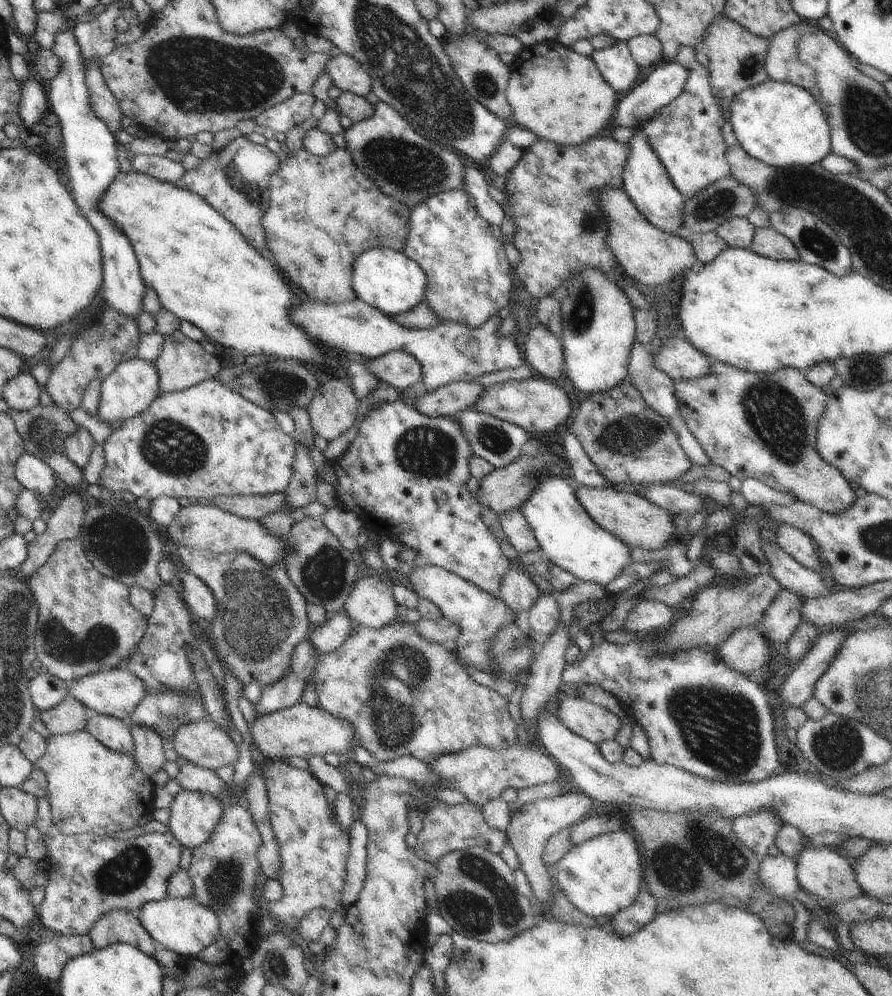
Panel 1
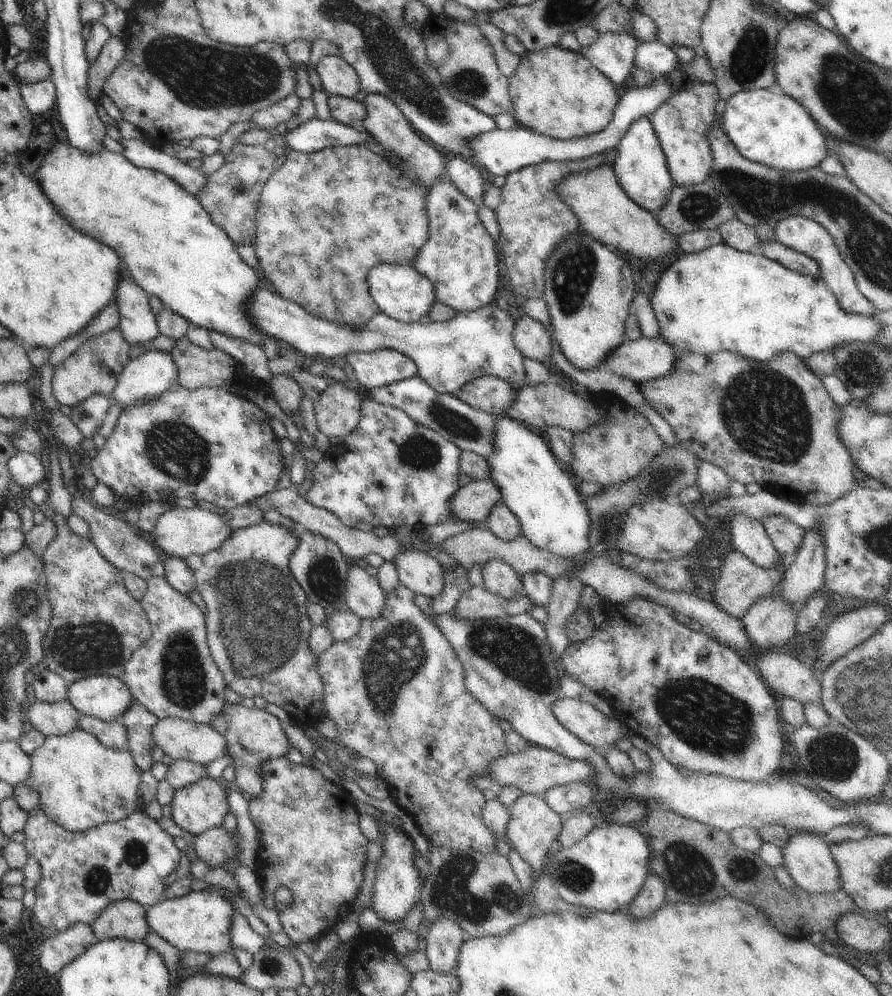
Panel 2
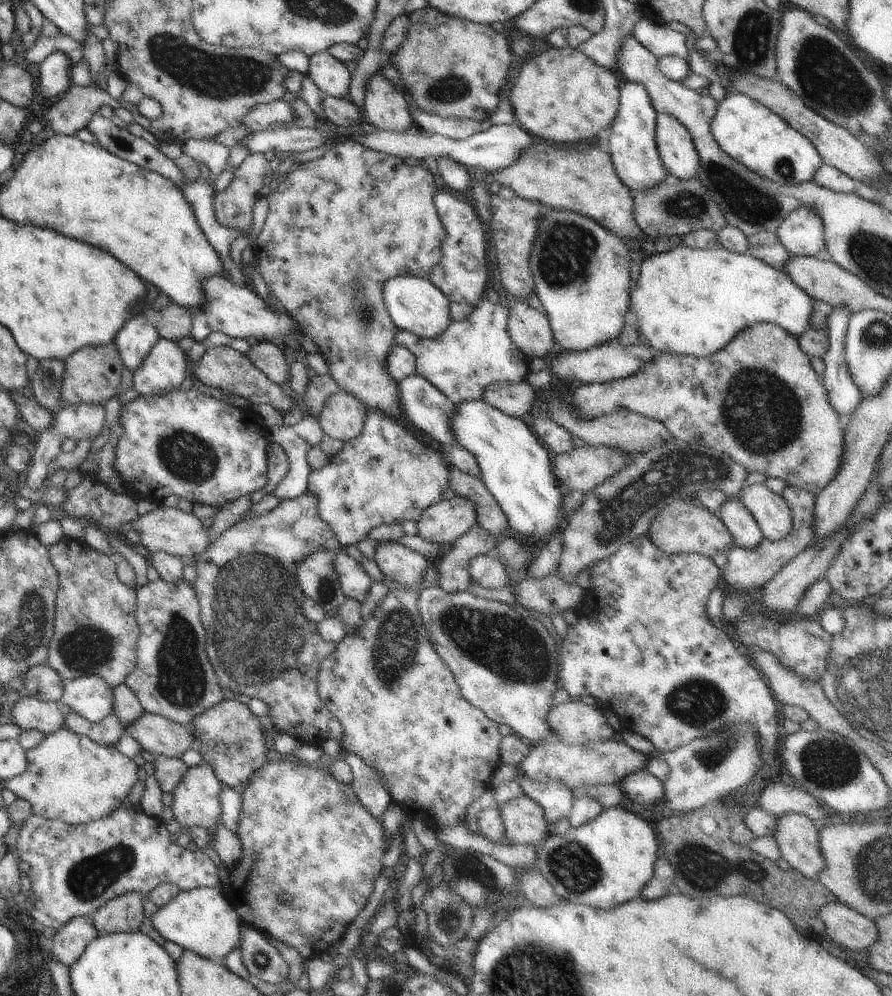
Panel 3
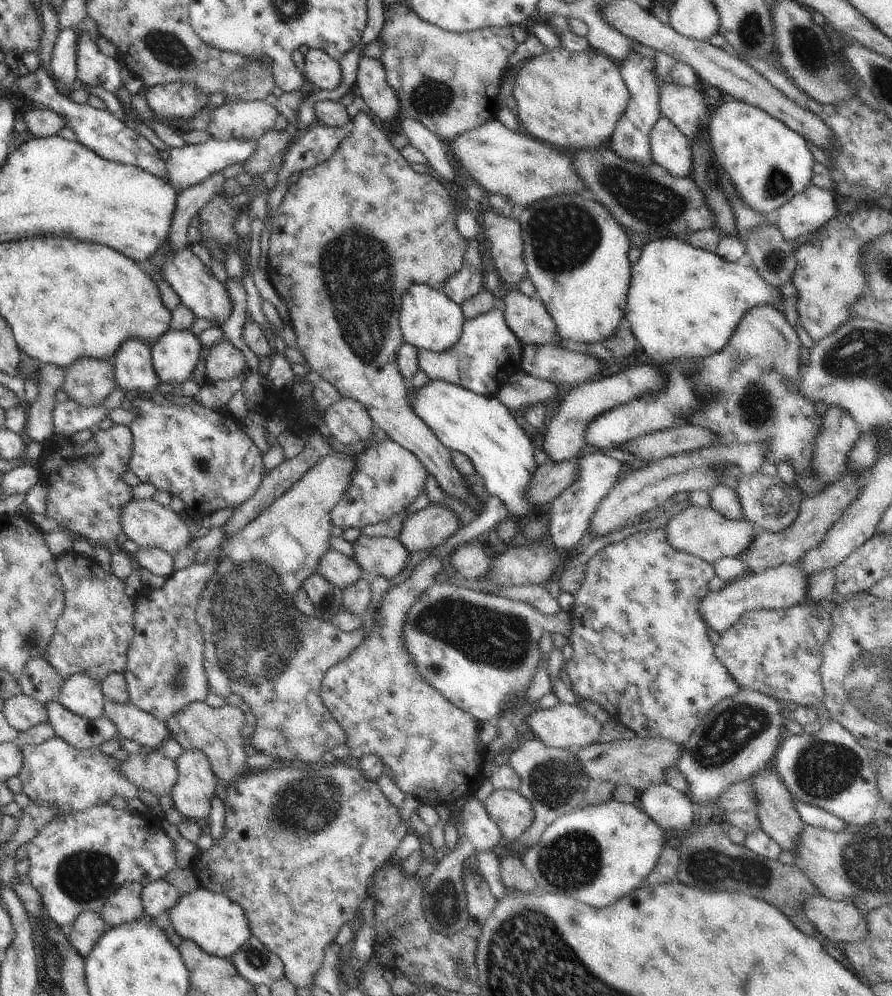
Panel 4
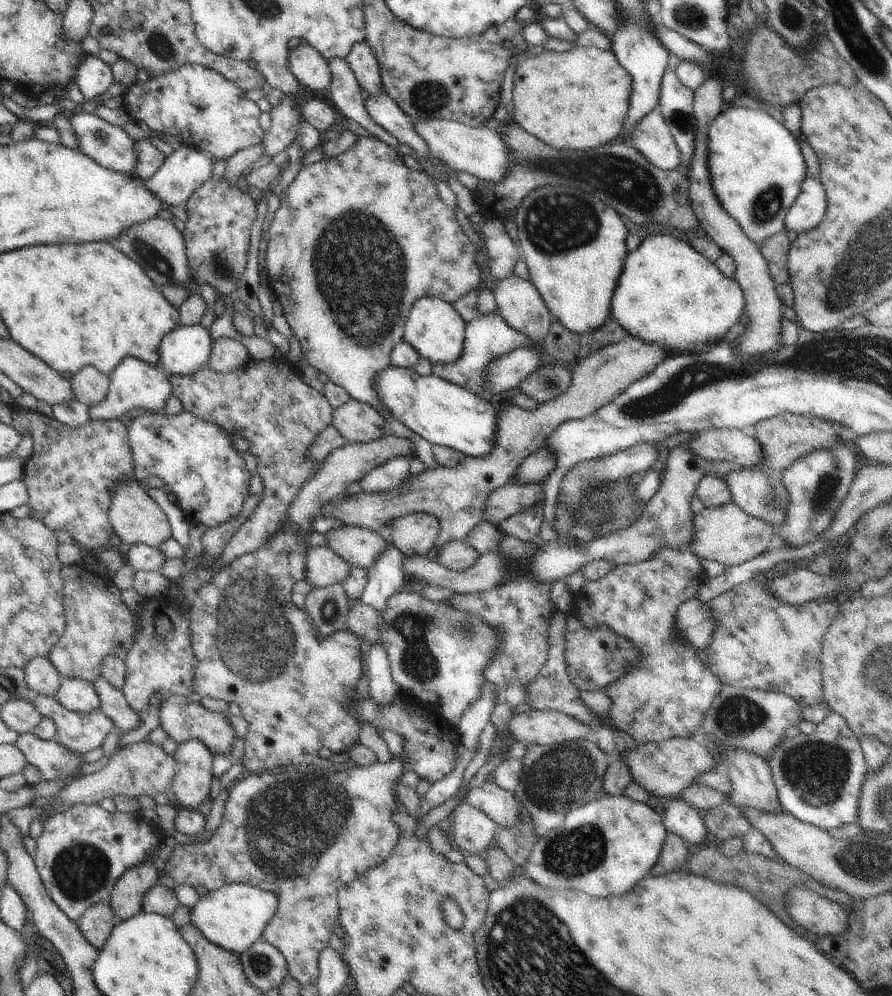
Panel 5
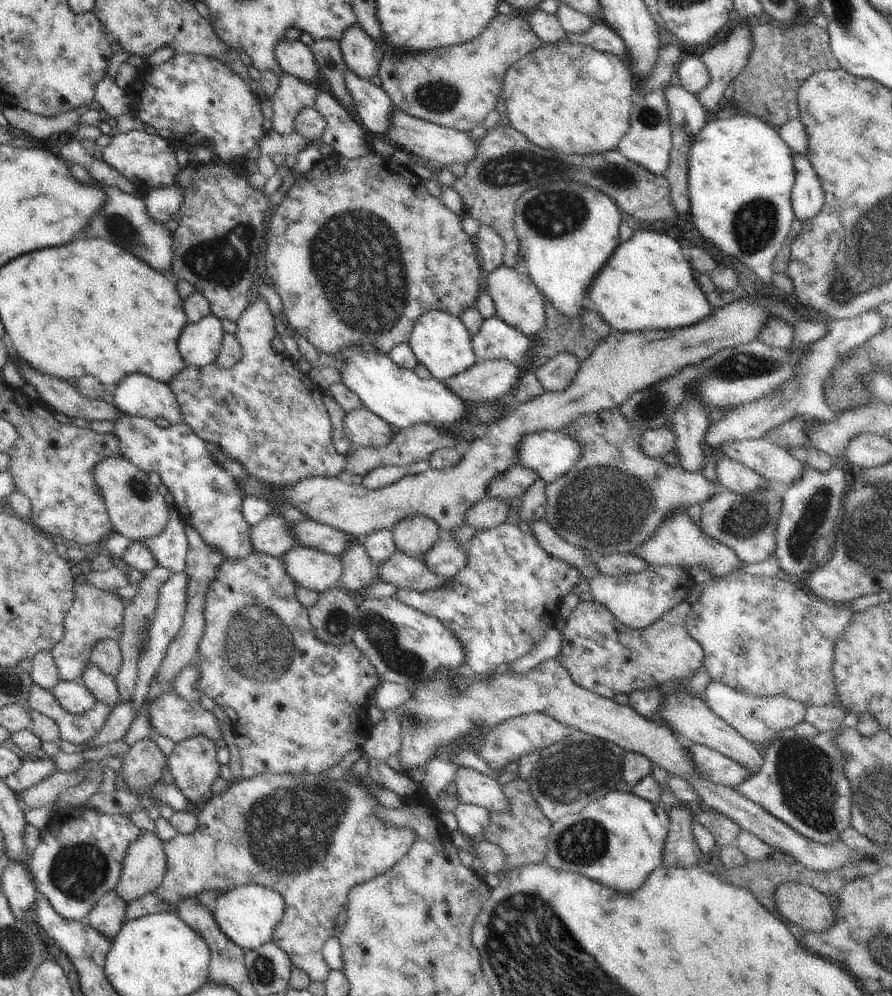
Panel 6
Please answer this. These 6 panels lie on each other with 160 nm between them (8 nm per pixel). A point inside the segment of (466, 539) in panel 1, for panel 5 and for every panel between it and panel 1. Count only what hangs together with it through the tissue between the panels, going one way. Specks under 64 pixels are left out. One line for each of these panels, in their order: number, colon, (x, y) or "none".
2: (393, 471)
3: (386, 475)
4: (388, 479)
5: (385, 477)

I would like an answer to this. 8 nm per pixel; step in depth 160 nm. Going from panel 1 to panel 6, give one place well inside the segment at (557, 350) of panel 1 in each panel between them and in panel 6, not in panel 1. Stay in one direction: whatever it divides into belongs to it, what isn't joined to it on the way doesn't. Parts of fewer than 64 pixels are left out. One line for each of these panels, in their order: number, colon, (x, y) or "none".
2: (531, 338)
3: (530, 330)
4: (526, 316)
5: (519, 303)
6: (518, 302)

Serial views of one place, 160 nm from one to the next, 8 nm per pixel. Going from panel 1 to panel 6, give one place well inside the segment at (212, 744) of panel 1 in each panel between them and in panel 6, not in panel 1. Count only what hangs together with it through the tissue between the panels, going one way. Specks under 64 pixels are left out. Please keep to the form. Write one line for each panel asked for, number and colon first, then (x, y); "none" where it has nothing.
2: (180, 739)
3: (158, 735)
4: (132, 723)
5: (113, 702)
6: (104, 687)

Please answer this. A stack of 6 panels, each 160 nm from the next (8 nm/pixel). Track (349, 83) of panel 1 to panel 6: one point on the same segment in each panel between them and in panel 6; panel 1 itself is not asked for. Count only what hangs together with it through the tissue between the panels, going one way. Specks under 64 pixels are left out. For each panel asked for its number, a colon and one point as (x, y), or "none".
2: (337, 76)
3: (330, 75)
4: (323, 72)
5: (312, 70)
6: (295, 58)

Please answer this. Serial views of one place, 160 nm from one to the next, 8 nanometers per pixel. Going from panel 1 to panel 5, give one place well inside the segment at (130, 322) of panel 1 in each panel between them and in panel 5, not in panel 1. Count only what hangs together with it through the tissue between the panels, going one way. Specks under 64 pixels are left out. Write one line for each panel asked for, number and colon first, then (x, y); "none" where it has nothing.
2: (94, 367)
3: (92, 375)
4: (88, 381)
5: (89, 385)

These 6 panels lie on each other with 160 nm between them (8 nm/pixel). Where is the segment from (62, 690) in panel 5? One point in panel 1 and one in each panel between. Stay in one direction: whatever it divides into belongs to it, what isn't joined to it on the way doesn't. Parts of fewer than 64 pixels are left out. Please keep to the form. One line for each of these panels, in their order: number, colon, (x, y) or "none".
1: (117, 692)
2: (104, 697)
3: (90, 696)
4: (81, 694)

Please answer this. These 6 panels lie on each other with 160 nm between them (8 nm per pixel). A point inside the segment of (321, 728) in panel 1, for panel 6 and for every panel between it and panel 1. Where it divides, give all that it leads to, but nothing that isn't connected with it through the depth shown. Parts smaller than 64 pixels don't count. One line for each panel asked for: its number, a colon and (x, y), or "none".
2: (254, 736)
3: (229, 737)
4: (215, 731)
5: (183, 720)
6: (172, 716)

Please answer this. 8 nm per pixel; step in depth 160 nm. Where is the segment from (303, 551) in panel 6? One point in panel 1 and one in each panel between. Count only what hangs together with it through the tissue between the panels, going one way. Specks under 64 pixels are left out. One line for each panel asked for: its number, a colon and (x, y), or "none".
1: (371, 603)
2: (364, 596)
3: (355, 582)
4: (339, 569)
5: (323, 567)

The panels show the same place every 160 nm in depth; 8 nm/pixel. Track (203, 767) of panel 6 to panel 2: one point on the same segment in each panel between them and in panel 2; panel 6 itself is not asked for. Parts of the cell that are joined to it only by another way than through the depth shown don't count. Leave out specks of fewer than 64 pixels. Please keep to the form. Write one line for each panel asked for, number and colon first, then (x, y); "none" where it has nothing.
2: (198, 807)
3: (196, 803)
4: (191, 795)
5: (192, 782)

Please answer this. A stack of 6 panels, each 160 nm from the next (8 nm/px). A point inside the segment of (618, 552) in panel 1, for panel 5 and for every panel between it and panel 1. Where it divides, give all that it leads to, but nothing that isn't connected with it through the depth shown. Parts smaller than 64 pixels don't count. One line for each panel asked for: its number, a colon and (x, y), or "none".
2: (534, 485)
3: (518, 472)
4: (481, 427)
5: (443, 413)

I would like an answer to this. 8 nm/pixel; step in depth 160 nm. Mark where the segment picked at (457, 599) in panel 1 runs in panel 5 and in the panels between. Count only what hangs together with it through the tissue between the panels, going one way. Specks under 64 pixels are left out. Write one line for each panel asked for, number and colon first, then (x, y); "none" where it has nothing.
2: (420, 572)
3: (398, 562)
4: (376, 556)
5: (358, 547)

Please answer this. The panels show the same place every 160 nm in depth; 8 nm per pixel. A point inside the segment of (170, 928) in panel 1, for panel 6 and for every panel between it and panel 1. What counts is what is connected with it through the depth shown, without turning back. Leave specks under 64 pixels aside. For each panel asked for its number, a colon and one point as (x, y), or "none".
2: (201, 921)
3: (203, 920)
4: (213, 920)
5: (234, 916)
6: (247, 914)

